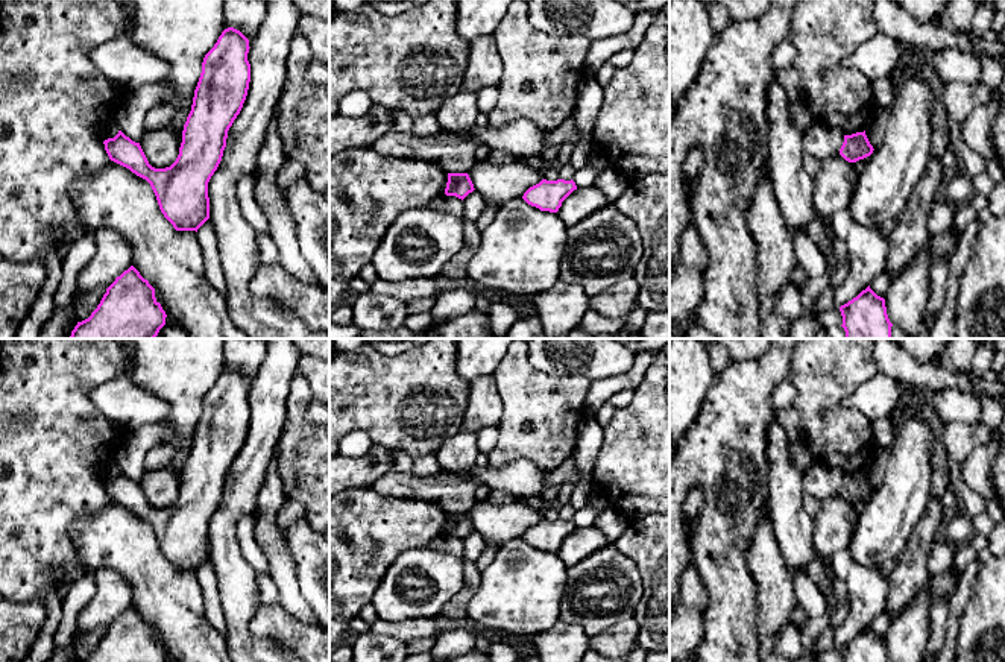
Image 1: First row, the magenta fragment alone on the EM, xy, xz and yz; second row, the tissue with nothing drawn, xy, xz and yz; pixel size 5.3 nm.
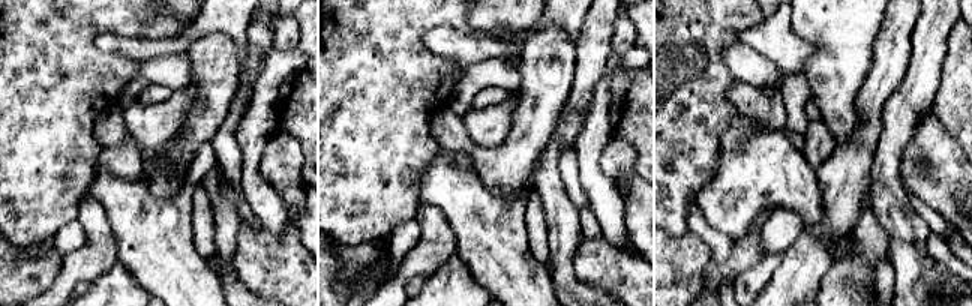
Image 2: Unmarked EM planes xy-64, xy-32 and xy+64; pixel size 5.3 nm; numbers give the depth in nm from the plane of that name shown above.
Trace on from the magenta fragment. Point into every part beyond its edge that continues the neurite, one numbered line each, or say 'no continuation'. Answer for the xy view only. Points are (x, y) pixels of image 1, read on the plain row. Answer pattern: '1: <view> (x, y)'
no continuation

